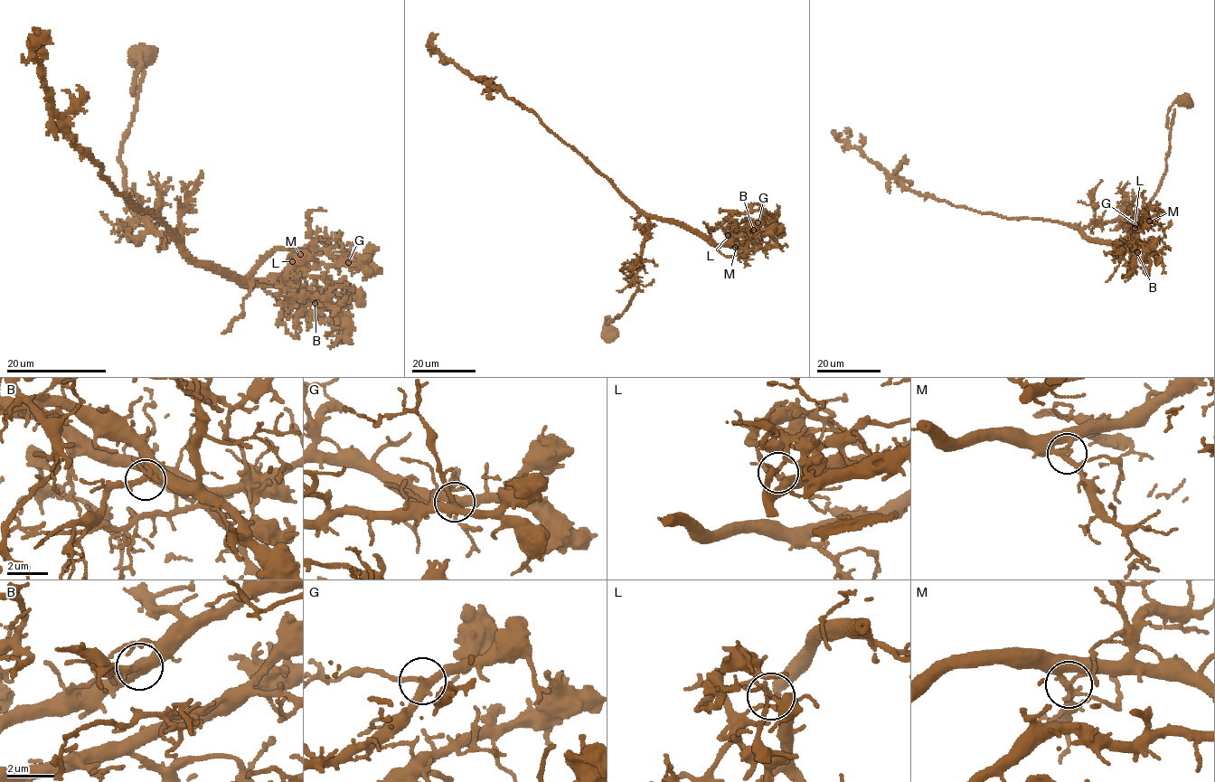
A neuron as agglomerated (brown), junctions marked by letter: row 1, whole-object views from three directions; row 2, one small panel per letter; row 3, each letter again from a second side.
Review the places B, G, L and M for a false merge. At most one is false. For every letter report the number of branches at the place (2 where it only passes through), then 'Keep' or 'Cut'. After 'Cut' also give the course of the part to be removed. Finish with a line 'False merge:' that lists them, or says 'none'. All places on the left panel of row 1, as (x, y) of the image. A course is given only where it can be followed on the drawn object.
B: Branches: 3. Keep
G: Branches: 3. Keep
L: Branches: 3. Cut. Course of the part to remove: (291, 261), (285, 276), (271, 274), (250, 286), (261, 283), (283, 305), (329, 323), (339, 343)
M: Branches: 3. Keep
False merge: L

